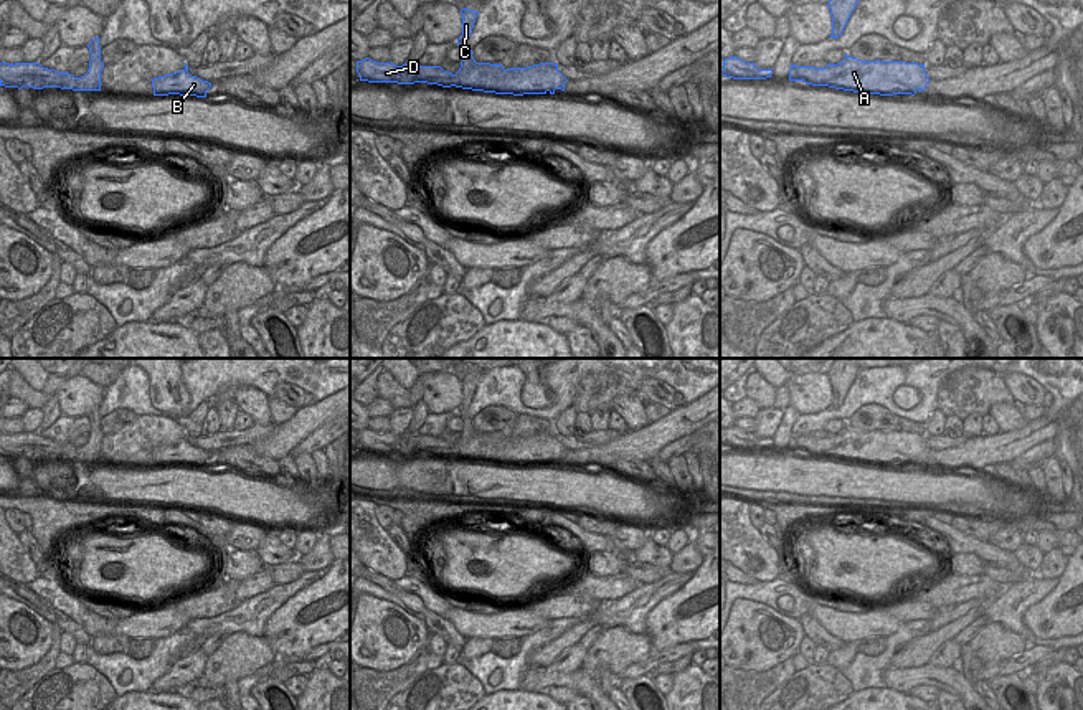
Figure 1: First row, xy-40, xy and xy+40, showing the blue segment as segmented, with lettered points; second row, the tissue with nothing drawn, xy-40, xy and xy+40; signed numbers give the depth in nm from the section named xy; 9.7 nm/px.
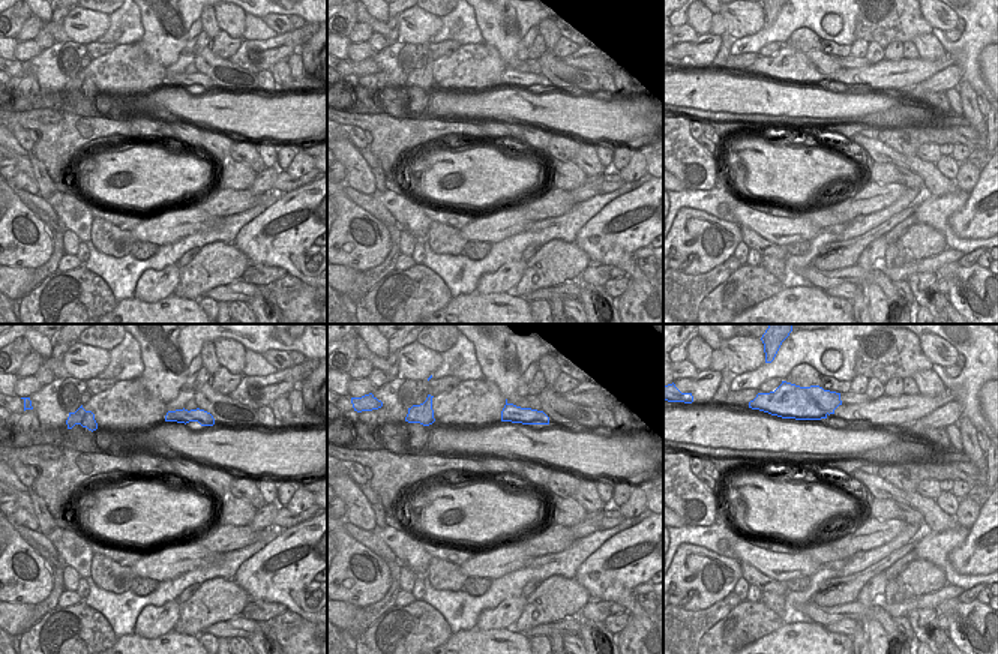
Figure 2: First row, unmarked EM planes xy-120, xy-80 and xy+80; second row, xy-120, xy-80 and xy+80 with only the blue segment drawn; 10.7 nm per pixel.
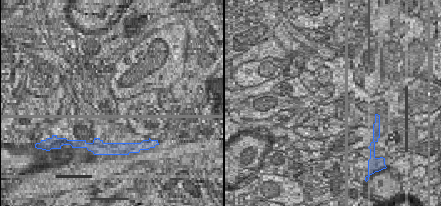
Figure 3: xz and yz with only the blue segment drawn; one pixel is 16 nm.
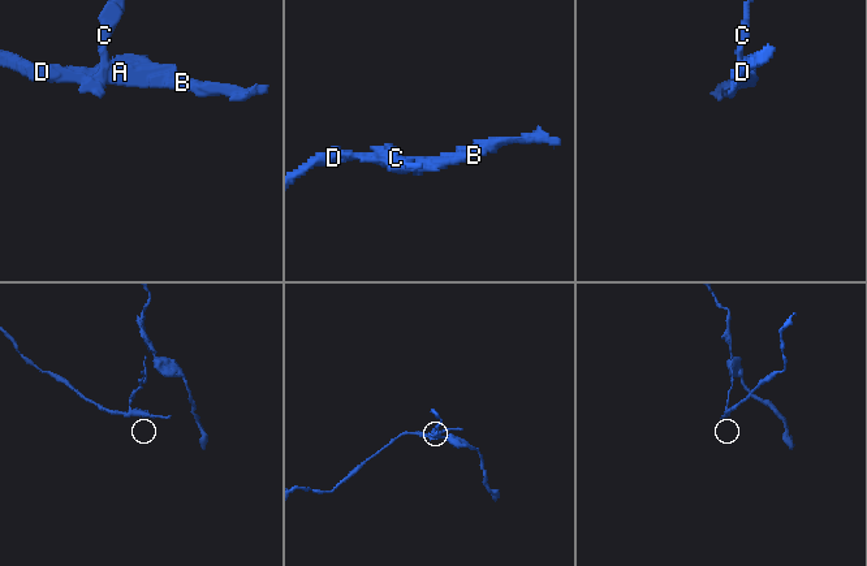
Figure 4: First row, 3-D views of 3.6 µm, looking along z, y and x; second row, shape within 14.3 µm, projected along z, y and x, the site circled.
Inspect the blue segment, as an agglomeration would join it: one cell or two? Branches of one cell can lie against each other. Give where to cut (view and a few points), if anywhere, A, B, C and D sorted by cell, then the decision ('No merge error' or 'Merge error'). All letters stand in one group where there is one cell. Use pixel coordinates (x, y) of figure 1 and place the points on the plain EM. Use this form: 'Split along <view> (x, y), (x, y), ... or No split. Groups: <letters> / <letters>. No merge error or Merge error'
Split along xy (477, 433), (456, 456). Groups: A B D / C. Merge error.

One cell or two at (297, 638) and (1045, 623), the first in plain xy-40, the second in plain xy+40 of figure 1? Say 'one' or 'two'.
one

